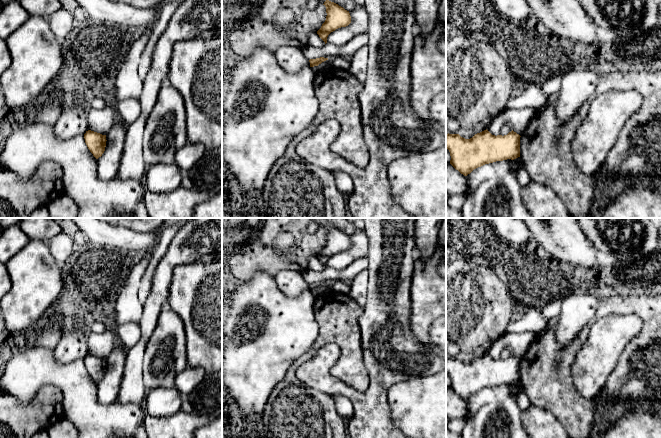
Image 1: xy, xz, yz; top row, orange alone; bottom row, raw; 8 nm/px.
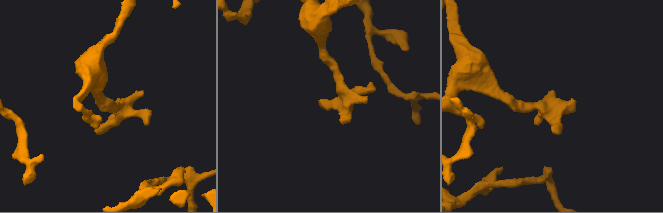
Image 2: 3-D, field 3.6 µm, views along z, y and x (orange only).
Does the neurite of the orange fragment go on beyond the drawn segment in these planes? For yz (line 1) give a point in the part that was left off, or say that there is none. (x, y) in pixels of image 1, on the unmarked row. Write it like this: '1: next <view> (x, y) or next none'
1: next none

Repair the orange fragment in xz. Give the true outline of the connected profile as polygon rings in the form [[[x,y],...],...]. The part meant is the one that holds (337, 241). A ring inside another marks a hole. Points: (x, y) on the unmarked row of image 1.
[[[326,224],[323,229],[326,231],[327,240],[317,258],[326,268],[327,261],[331,256],[351,247],[351,240],[349,235],[329,224]]]

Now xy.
[[[88,354],[84,358],[85,367],[93,378],[93,380],[98,383],[102,380],[106,371],[106,359]]]

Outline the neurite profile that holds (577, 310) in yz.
[[[576,293],[562,300],[555,338],[561,349],[577,339],[583,327],[595,316],[599,300],[591,294]]]

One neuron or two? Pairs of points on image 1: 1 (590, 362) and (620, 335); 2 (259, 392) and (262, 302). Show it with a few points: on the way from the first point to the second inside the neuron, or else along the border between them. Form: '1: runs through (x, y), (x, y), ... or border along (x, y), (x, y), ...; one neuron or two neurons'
1: runs through (597, 355), (613, 339); one neuron
2: runs through (259, 370), (259, 340), (266, 333), (267, 324); one neuron

